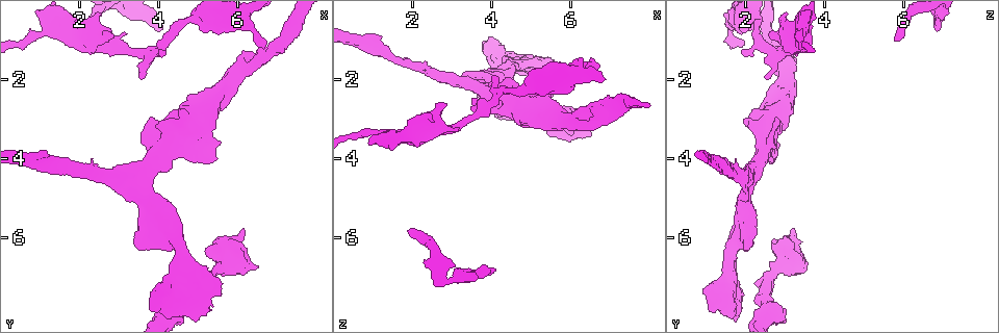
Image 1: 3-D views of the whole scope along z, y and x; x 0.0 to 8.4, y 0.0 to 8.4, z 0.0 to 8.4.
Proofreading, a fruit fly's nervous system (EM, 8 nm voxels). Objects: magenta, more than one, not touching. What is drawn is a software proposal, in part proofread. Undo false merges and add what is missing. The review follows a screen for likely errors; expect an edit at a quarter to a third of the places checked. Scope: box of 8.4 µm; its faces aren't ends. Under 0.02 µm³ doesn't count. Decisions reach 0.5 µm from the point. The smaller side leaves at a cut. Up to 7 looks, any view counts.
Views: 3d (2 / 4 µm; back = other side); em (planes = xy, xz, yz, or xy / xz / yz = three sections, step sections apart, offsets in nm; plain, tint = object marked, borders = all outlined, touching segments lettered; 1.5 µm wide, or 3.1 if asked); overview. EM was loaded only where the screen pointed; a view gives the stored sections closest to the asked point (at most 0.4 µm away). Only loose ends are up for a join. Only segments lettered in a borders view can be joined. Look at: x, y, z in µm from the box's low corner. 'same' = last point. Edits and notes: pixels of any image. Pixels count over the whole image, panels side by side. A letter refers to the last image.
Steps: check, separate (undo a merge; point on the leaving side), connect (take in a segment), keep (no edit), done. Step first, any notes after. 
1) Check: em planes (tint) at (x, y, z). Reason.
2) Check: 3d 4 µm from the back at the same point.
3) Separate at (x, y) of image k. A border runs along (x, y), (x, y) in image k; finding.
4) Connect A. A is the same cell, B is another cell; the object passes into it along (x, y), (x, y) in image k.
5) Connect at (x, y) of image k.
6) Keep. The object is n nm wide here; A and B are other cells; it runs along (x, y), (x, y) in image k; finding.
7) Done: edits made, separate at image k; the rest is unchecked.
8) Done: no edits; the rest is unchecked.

Check: em yz step 4 (tint) at (0.75, 1.00, 3.40). Sudden change in width.

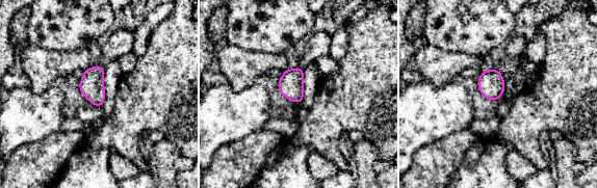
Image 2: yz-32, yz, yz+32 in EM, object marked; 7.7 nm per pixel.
Check: em planes (borders) at the same point. Another direction.

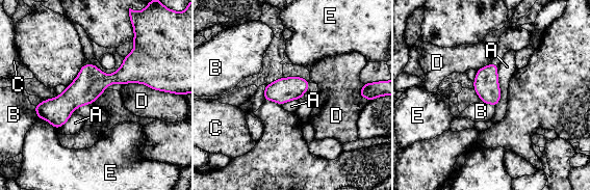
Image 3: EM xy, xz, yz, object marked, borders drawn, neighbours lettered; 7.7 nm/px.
Keep. A, B, C, D and E are other cells; it runs along (142, 79), (93, 81), (58, 110), (37, 110) in image 3; one neuron here.

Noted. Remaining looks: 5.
Check: em planes (borders) at (2.85, 0.95, 2.70). An open end.

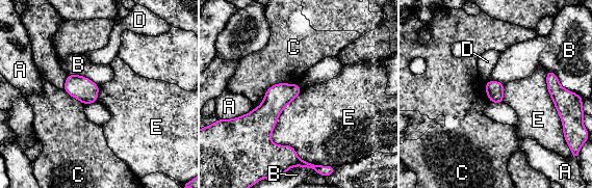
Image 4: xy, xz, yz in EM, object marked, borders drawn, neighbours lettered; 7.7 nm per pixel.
Keep. The longest contact is with E, 600 nm; A, B, C, D and E are other cells; none of them fits.

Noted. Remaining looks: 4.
Check: 3d 4 µm at (1.90, 1.05, 5.75). An open end.

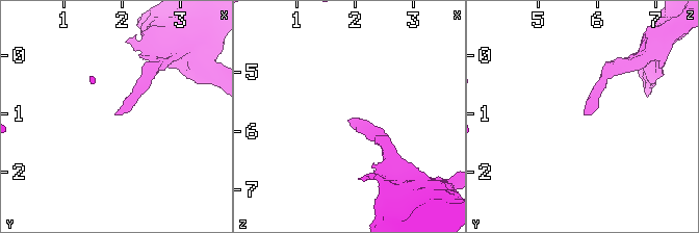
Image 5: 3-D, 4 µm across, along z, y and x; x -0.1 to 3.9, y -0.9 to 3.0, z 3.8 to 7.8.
Check: em xz step 4 (tint) at (1.90, 1.00, 5.75). Now the EM.

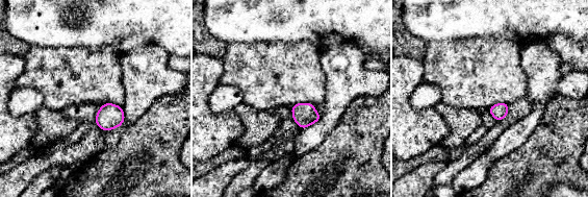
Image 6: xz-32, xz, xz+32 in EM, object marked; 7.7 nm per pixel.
Check: em planes (borders) at the same point.

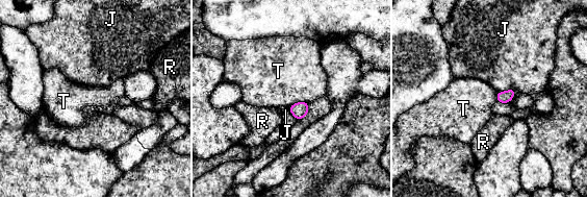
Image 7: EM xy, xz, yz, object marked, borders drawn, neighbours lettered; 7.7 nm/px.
Keep. The object is 100 nm wide here; J, R and T are other cells; a border runs along (308, 102), (295, 102), (288, 107) in image 7; none of them fits.

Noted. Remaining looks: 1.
Done: no edits; the rest is unchecked.

